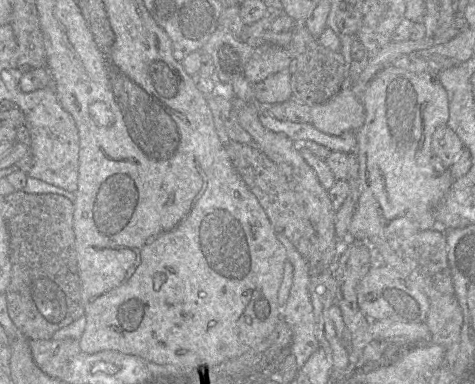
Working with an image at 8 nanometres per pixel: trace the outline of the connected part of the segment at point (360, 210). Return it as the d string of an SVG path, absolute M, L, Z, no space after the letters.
M389 66L381 71L365 91L361 100L365 121L356 131L355 157L359 170L360 196L357 209L349 226L349 238L368 241L373 238L404 238L436 227L434 209L447 195L454 179L446 170L437 172L432 164L432 137L439 126L449 119L448 95L437 78L428 73L414 73Z

